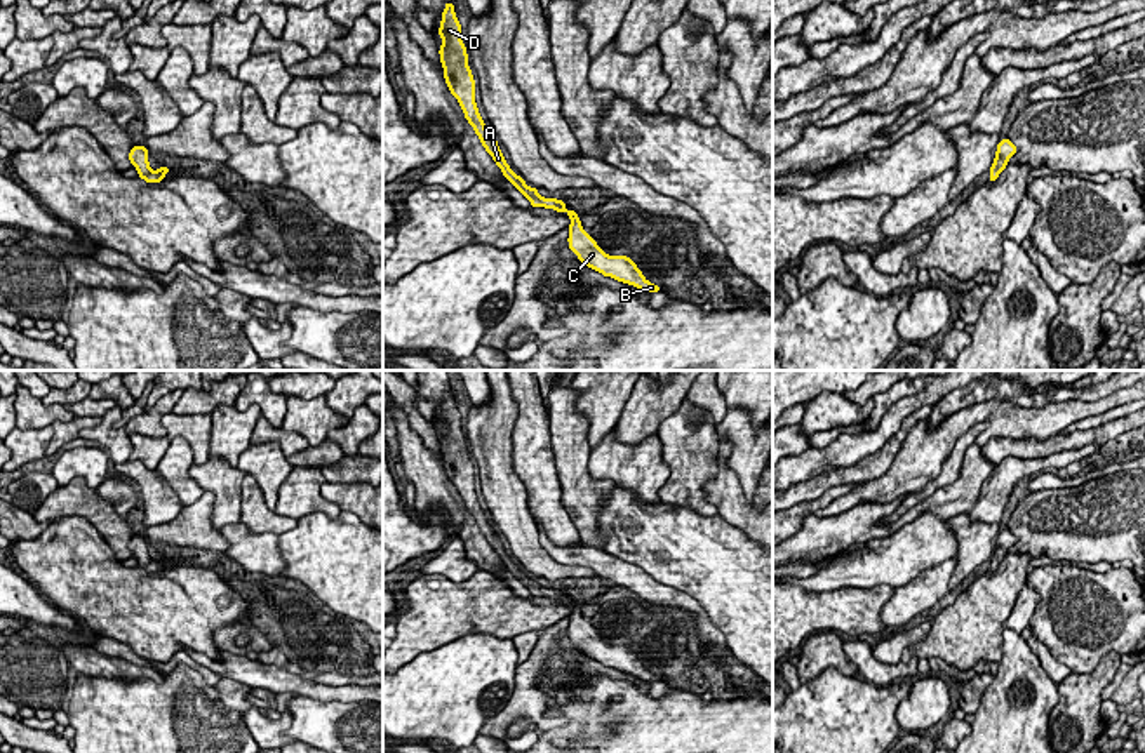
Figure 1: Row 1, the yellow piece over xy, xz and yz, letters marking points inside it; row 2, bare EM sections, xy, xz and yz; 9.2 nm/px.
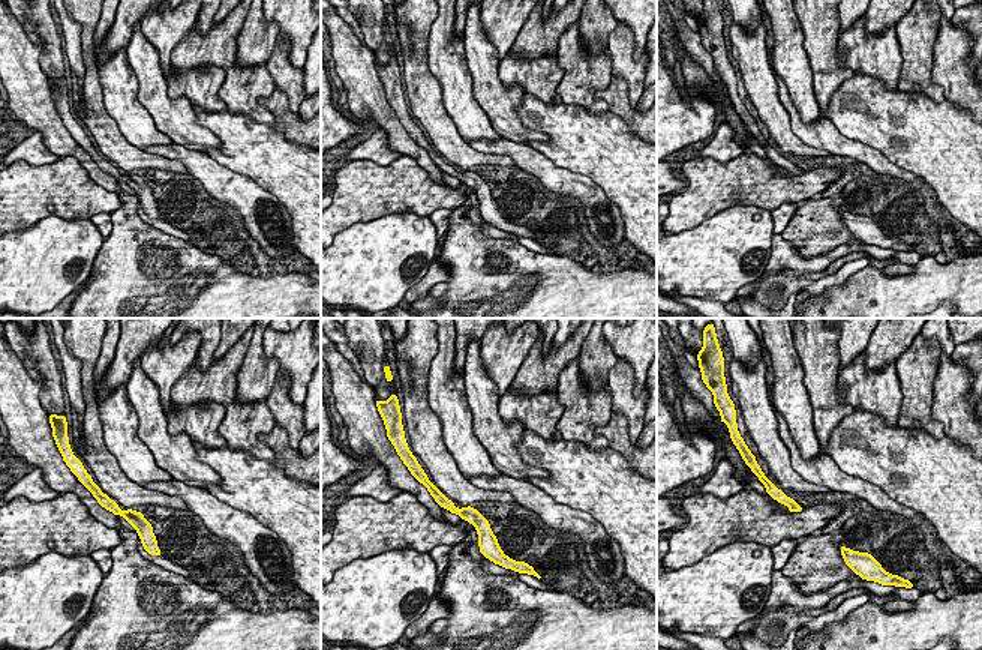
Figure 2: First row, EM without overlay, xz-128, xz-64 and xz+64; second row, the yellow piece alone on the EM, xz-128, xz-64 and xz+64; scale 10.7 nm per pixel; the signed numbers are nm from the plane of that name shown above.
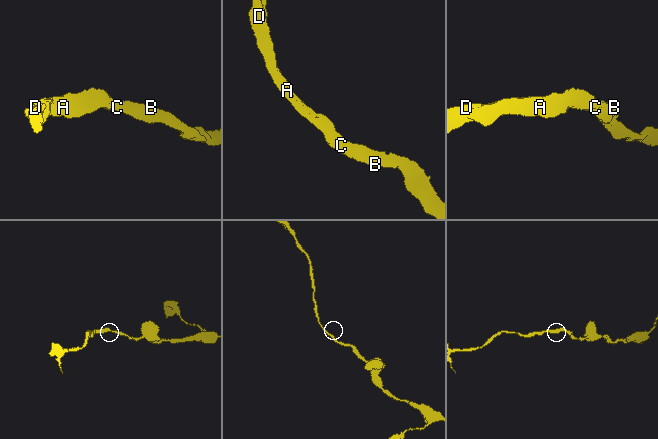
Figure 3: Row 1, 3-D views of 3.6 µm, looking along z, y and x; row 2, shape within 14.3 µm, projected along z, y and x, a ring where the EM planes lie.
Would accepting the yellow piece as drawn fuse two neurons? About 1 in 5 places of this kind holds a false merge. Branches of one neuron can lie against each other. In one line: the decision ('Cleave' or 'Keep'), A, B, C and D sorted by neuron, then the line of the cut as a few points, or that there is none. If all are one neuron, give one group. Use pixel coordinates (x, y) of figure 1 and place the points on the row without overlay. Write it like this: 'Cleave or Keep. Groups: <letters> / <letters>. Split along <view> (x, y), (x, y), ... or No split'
Keep. Groups: A B C D. No split

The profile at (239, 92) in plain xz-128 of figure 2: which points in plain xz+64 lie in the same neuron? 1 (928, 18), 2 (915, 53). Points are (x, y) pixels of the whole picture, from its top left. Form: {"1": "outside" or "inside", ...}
{"1": "inside", "2": "inside"}

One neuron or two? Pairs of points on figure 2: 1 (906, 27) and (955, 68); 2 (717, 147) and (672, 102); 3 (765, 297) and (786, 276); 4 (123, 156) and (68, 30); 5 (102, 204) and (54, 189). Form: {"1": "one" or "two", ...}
{"1": "two", "2": "two", "3": "one", "4": "two", "5": "one"}

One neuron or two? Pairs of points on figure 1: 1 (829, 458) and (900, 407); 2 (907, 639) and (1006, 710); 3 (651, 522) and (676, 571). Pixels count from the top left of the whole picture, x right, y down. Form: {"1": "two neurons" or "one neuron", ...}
{"1": "one neuron", "2": "two neurons", "3": "one neuron"}

